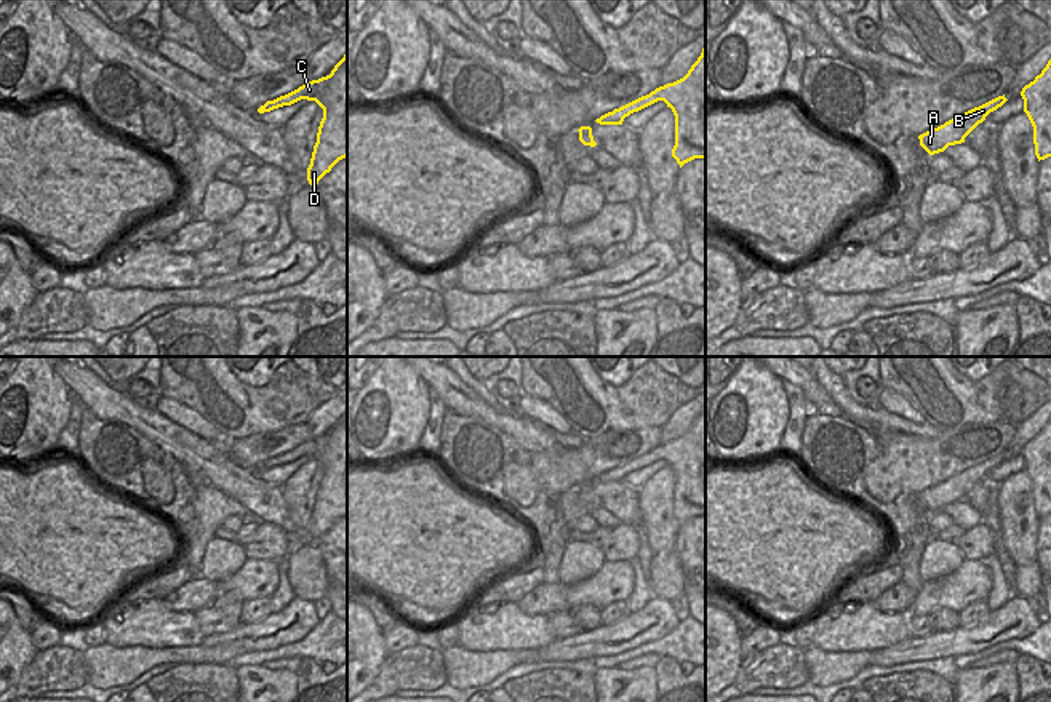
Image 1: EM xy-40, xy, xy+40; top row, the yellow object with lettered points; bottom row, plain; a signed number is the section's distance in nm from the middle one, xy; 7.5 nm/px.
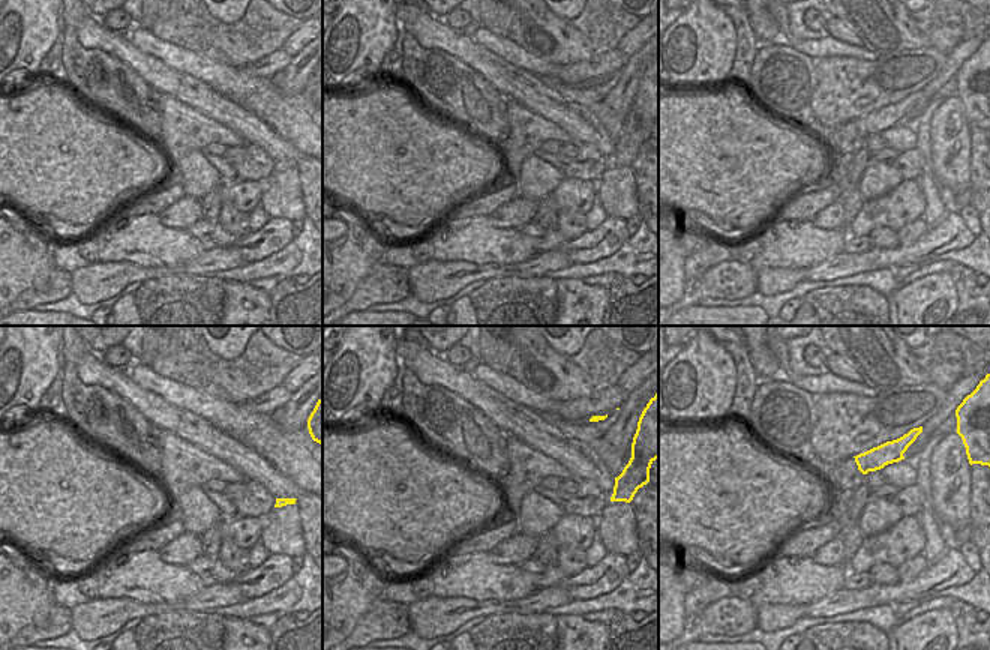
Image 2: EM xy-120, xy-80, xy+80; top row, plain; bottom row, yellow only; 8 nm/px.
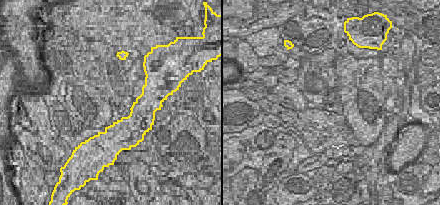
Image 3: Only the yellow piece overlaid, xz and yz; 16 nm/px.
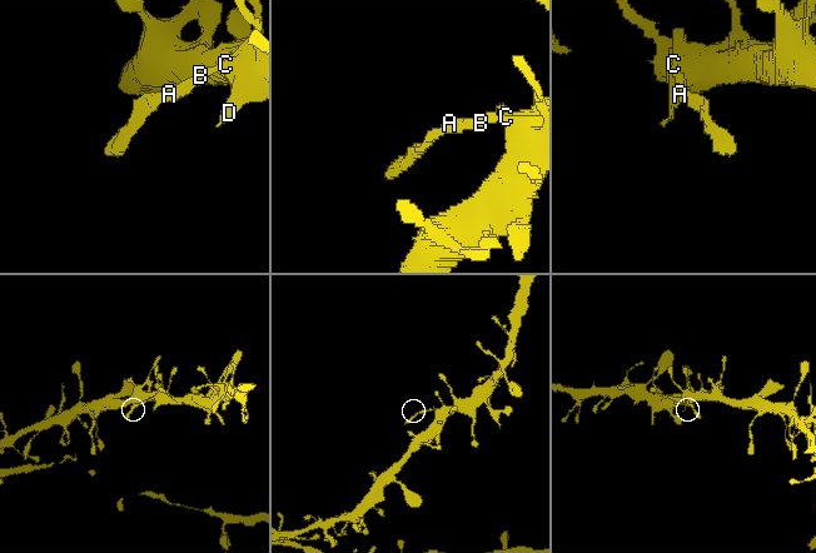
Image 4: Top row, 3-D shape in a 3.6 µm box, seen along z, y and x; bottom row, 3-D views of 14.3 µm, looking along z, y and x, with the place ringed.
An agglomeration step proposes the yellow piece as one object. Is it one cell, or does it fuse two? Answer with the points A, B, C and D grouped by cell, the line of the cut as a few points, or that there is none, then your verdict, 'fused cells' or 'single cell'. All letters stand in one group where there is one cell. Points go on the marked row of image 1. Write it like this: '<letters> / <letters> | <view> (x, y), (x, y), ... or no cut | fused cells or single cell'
A / B C D | xy+40 (970, 111), (970, 117), (979, 122) | fused cells

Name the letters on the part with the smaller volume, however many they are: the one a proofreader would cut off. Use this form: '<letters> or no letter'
A

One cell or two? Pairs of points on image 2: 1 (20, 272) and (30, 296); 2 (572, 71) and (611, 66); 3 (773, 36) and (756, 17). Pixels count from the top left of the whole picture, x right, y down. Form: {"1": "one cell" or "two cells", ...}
{"1": "two cells", "2": "one cell", "3": "one cell"}

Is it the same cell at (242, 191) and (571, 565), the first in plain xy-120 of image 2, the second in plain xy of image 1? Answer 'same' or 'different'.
different

